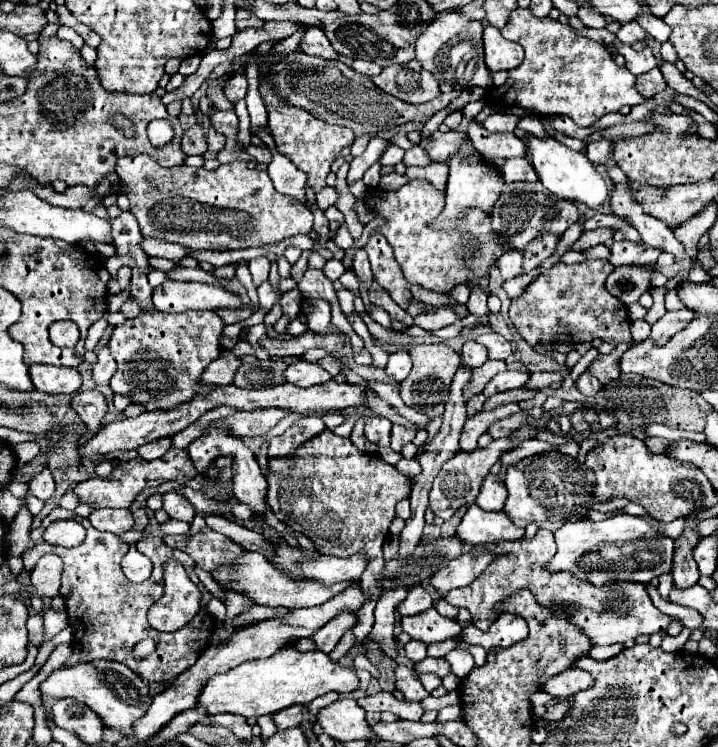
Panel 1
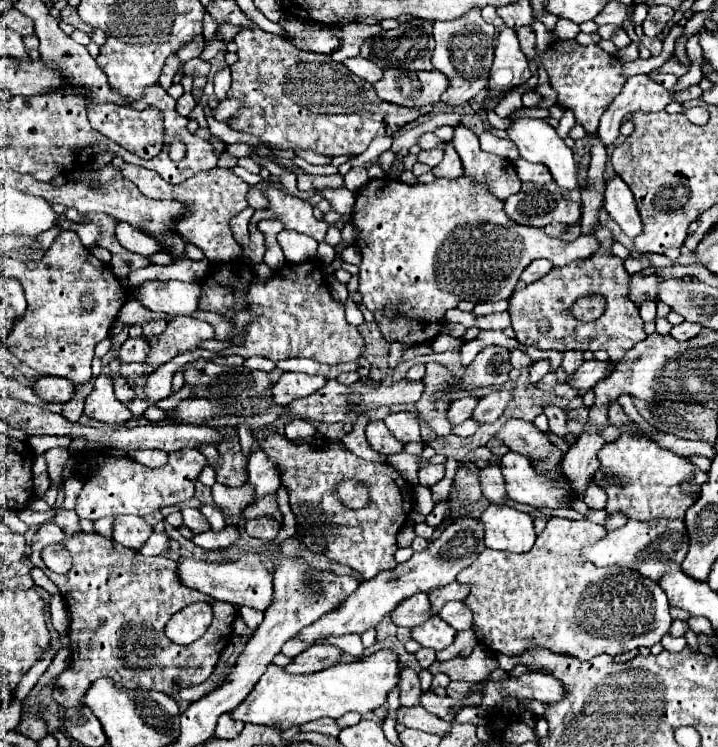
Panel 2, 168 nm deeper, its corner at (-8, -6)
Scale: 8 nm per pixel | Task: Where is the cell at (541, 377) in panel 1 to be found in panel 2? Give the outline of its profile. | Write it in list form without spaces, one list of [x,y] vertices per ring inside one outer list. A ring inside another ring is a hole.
[[[590,360],[590,362],[584,362],[574,374],[570,374],[566,378],[566,384],[572,386],[572,388],[576,388],[578,392],[586,392],[596,382],[600,382],[602,378],[606,378],[606,374],[608,374],[608,362]]]

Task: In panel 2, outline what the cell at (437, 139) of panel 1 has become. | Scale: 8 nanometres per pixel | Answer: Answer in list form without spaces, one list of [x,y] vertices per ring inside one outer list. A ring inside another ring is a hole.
[[[434,132],[424,134],[424,136],[420,136],[420,140],[418,140],[418,146],[420,146],[422,150],[432,150],[432,148],[438,148],[440,144],[442,144],[442,140],[440,140]]]

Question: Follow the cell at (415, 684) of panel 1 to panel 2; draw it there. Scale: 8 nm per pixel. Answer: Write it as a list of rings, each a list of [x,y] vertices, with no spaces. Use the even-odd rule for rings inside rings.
[[[430,690],[430,692],[424,692],[424,694],[420,696],[420,706],[424,706],[428,712],[436,714],[438,718],[442,718],[442,720],[446,720],[446,722],[450,722],[450,720],[460,712],[460,706],[458,706],[456,700],[452,700],[450,696],[440,698],[440,696],[436,696],[432,690]]]

